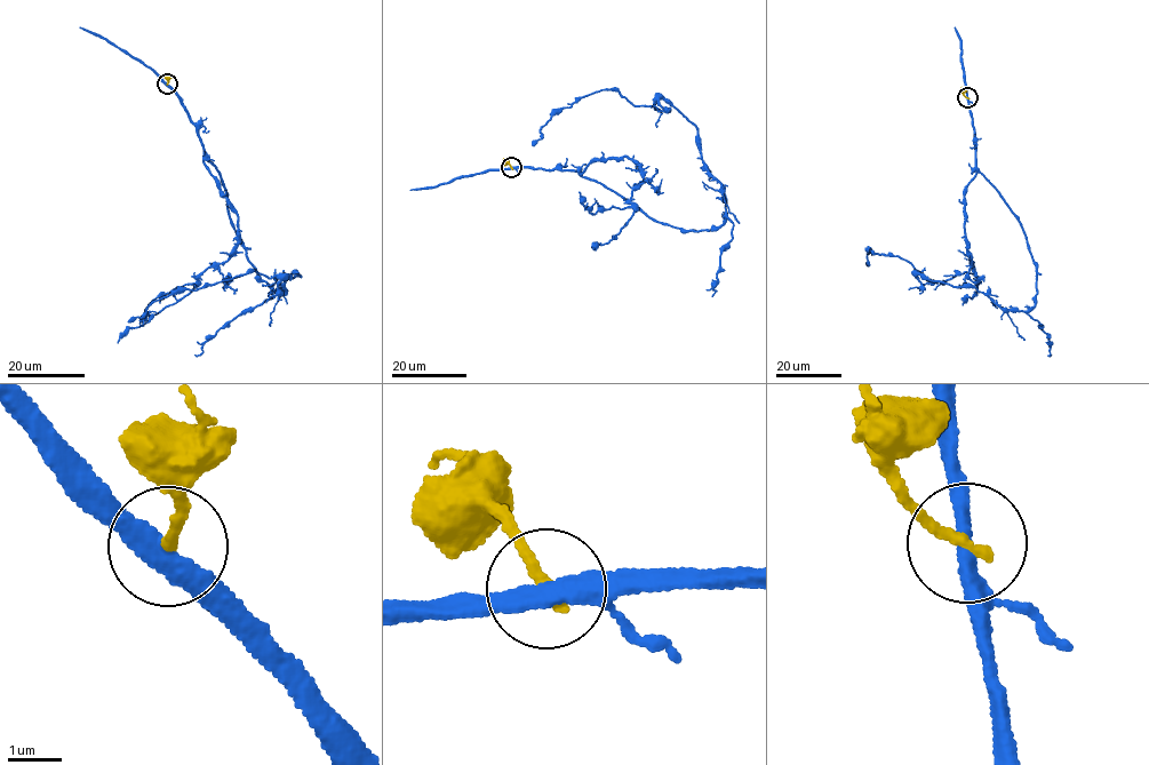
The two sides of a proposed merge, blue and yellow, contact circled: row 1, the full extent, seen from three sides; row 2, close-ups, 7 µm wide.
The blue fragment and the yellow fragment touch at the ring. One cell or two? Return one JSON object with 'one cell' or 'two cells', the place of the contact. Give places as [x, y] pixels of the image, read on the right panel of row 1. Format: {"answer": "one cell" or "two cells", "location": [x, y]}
{"answer": "two cells", "location": [967, 97]}

